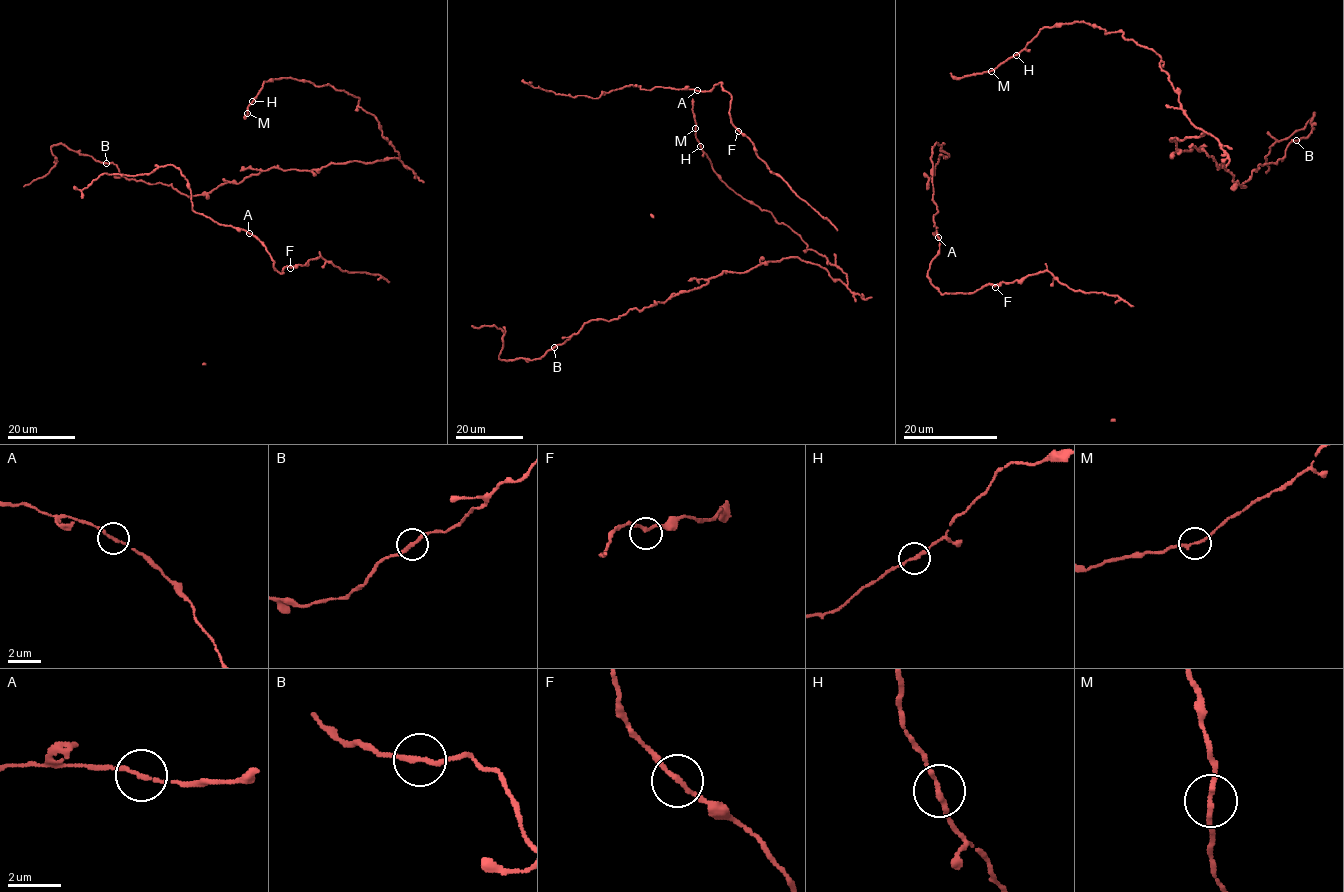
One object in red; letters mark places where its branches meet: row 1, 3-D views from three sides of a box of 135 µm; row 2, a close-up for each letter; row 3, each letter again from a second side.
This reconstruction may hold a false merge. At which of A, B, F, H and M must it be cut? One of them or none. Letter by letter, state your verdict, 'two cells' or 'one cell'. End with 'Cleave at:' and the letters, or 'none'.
A: one cell
B: one cell
F: one cell
H: one cell
M: one cell
Cleave at: none

